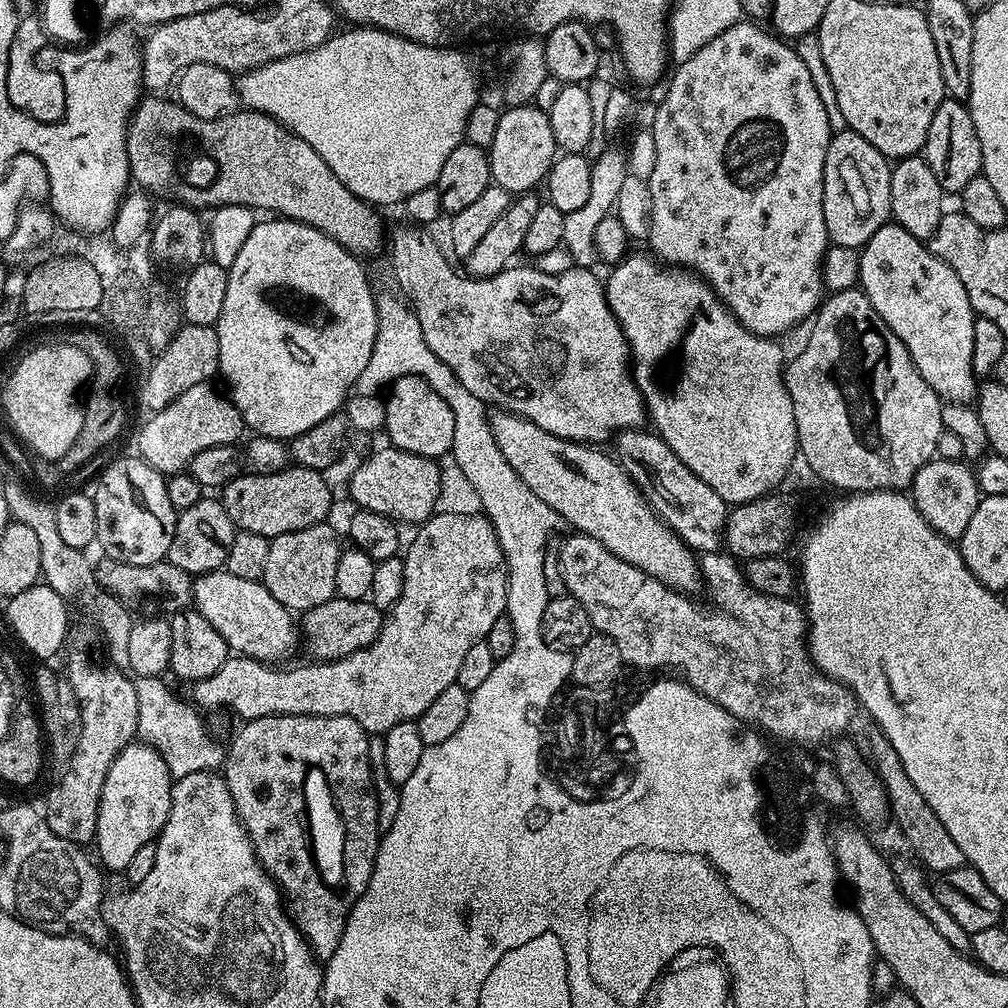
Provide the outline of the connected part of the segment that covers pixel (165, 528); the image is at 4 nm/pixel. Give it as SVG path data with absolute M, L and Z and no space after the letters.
M139 455L124 456L121 460L116 460L104 473L100 476L100 485L94 491L94 499L96 502L96 539L99 547L104 547L103 555L110 560L117 560L123 564L130 566L150 566L154 562L165 559L170 550L170 542L174 542L174 526L176 525L176 517L178 513L174 510L174 506L170 506L170 497L166 494L166 476L165 473L154 470L154 466L150 466L144 460L140 459Z

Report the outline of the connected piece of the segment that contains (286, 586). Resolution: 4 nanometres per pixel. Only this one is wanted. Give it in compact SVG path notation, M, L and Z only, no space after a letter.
M326 523L315 524L290 534L270 539L270 554L266 557L266 570L262 583L282 606L293 613L309 612L314 606L336 596L334 578L338 575L338 558L342 551L341 537Z

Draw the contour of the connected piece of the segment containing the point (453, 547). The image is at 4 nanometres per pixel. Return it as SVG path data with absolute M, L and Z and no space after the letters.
M440 513L428 517L423 524L415 529L416 537L412 540L412 545L403 553L404 561L404 581L402 582L402 594L398 598L398 602L394 602L392 608L387 609L384 616L384 625L380 628L378 638L370 646L366 646L362 650L354 650L354 654L350 654L341 660L330 660L327 662L308 662L312 664L304 664L301 668L288 668L285 672L275 672L271 663L263 660L255 660L249 656L239 654L229 655L228 661L222 666L218 666L218 670L214 670L214 674L210 674L210 678L205 680L197 680L191 685L192 696L191 703L195 704L197 709L204 708L229 708L234 715L240 716L241 721L257 720L258 718L266 718L267 716L349 716L354 718L354 722L358 722L364 727L365 732L369 734L383 734L394 726L398 726L398 722L406 722L415 720L420 717L422 710L426 710L426 706L430 706L430 702L434 702L434 698L438 698L438 694L442 694L442 690L446 690L446 686L456 683L458 678L458 669L462 666L462 657L468 653L470 646L481 643L487 637L490 626L494 626L494 622L498 622L498 618L505 615L506 612L506 590L508 589L508 571L506 570L506 562L502 554L502 546L498 542L498 534L494 530L494 526L488 521L487 516L483 514L470 515L462 513Z

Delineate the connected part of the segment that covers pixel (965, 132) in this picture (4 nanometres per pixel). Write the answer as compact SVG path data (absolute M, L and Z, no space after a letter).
M946 98L938 110L934 110L922 155L930 170L934 170L934 178L938 178L945 193L959 194L970 178L981 175L984 166L982 142L978 142L978 130L974 130L974 118L965 101Z

